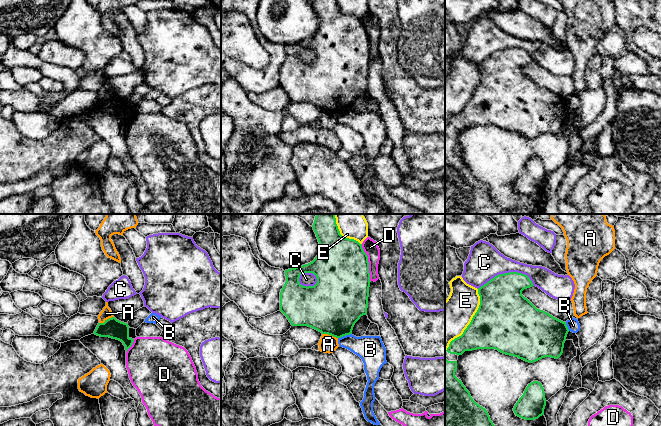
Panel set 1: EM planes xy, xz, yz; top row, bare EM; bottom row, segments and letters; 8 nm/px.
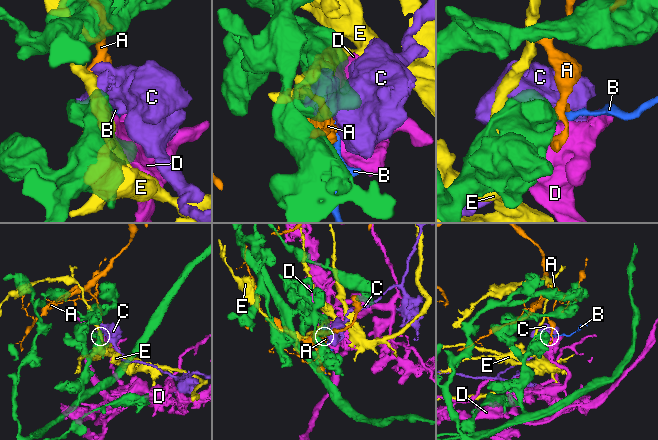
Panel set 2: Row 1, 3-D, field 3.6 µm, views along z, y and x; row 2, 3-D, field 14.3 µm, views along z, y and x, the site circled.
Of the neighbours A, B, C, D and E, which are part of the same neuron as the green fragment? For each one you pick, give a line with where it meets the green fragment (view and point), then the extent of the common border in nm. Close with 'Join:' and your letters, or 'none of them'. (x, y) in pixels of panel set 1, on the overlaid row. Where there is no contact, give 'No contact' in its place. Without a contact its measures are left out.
Join: none of them

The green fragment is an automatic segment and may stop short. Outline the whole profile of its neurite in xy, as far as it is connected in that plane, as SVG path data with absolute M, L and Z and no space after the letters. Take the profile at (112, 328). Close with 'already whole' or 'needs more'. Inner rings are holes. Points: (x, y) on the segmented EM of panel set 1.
M115 317L105 320L104 323L98 323L93 334L121 341L126 352L134 342L134 339L129 337L128 324L117 320Z; already whole

